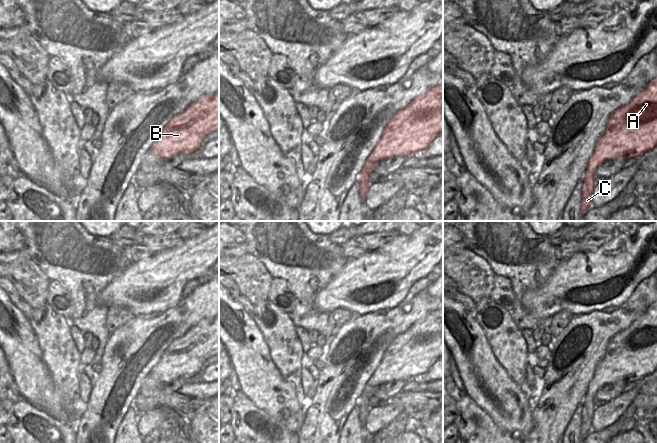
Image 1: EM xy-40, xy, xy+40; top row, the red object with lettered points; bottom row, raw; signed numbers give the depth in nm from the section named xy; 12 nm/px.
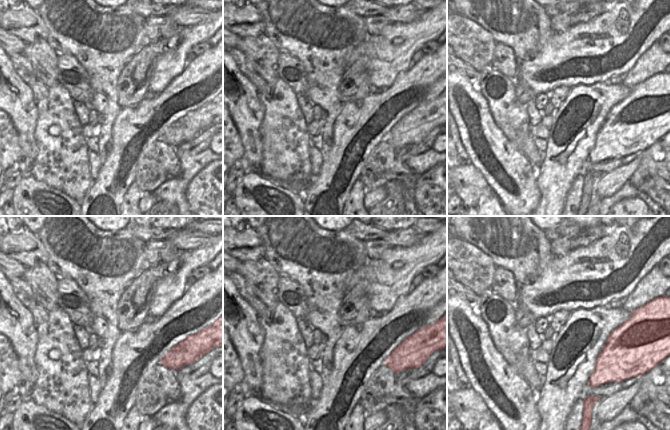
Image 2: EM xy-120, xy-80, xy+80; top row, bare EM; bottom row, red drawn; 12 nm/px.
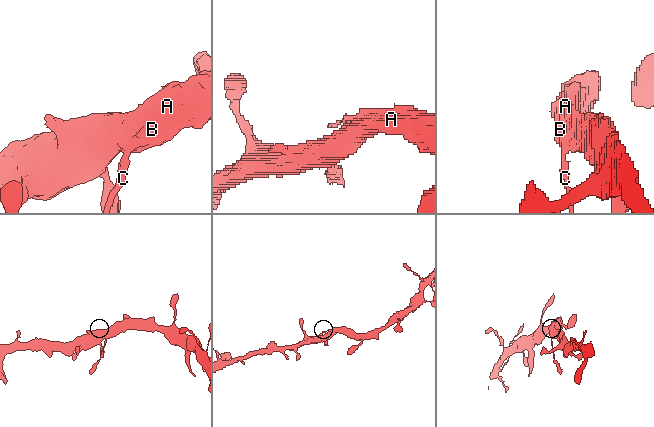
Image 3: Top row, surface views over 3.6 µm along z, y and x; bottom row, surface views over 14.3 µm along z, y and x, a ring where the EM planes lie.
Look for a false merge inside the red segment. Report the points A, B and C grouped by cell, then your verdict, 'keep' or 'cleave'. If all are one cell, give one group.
groups A B C; keep

